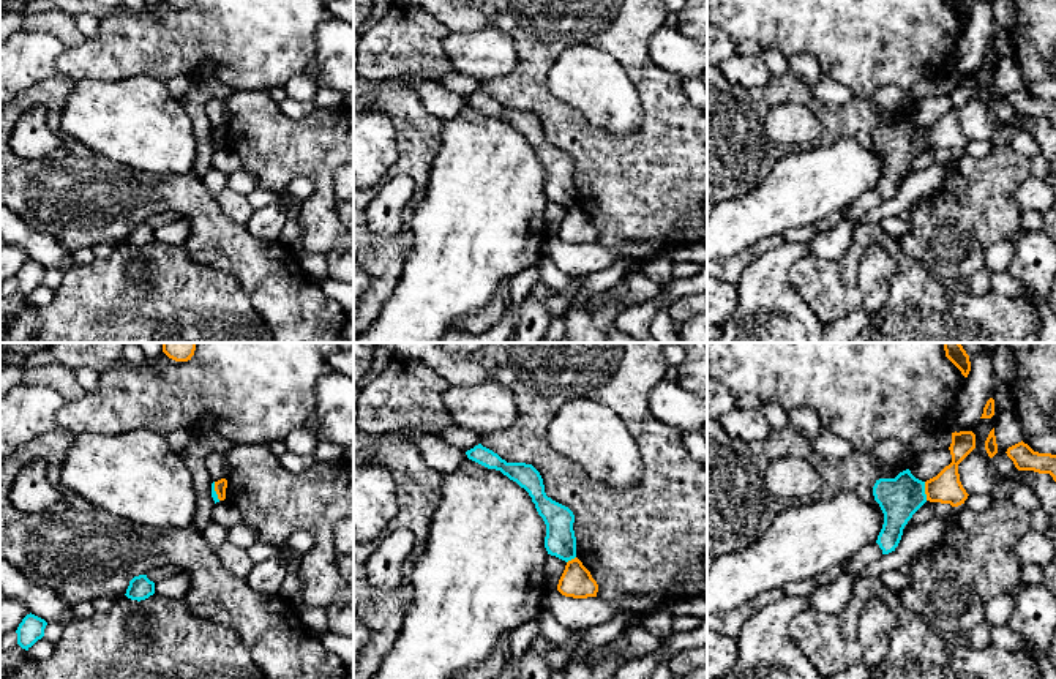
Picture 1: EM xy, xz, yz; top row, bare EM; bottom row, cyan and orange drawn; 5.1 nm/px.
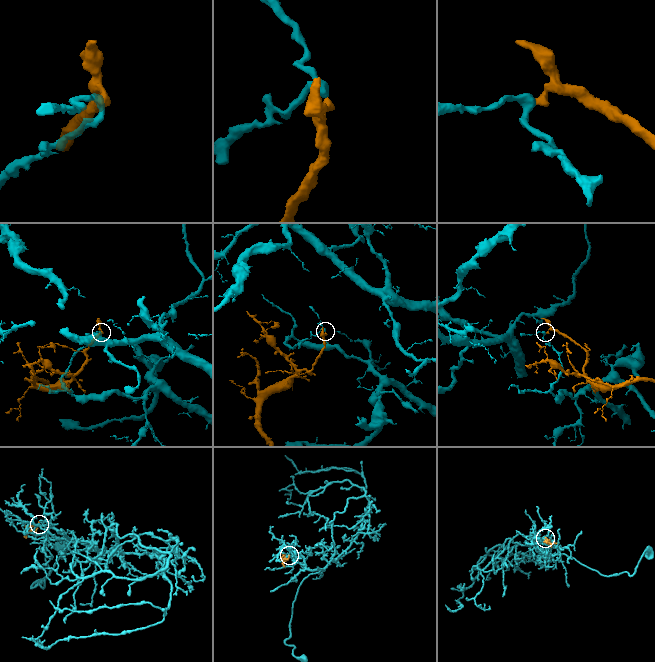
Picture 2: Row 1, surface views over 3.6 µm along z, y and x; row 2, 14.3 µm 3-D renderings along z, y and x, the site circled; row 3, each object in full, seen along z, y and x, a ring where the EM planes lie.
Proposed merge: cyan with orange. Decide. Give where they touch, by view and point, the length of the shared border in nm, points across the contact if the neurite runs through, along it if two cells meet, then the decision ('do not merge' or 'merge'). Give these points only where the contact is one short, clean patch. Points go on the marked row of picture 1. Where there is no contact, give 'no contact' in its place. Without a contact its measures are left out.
meets cyan in yz at (924, 491); contact 100 nm long; border along yz (924, 482), (927, 499); do not merge

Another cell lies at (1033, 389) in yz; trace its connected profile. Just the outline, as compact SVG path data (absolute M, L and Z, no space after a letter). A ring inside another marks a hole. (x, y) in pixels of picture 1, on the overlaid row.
M1032 343L1026 351L1015 351L1015 377L1007 387L1023 442L1034 452L1056 455L1056 343Z

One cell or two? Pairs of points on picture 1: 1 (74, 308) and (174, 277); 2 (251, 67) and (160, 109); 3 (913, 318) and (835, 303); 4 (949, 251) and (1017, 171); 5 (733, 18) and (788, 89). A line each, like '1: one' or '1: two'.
1: one
2: two
3: one
4: one
5: two

